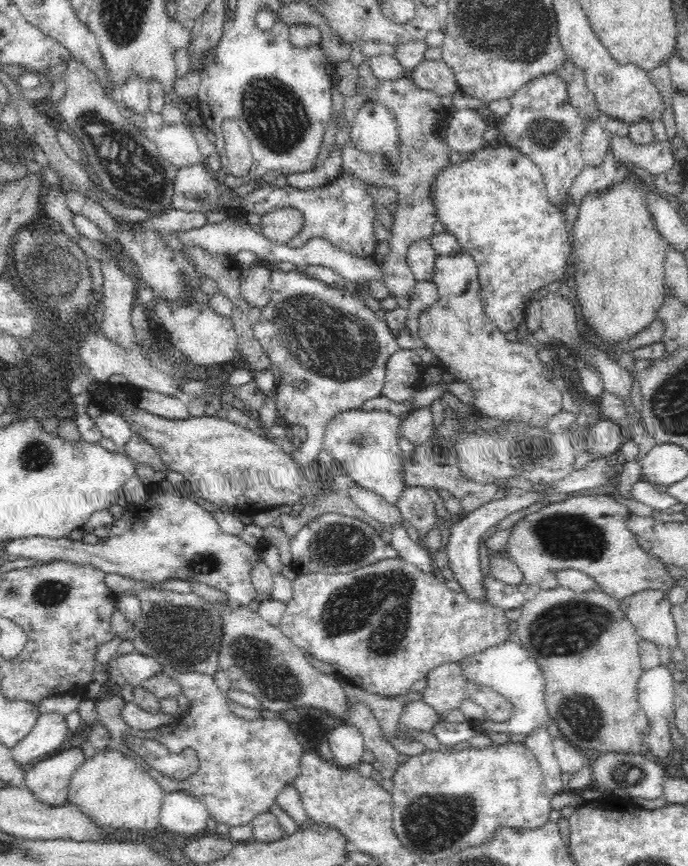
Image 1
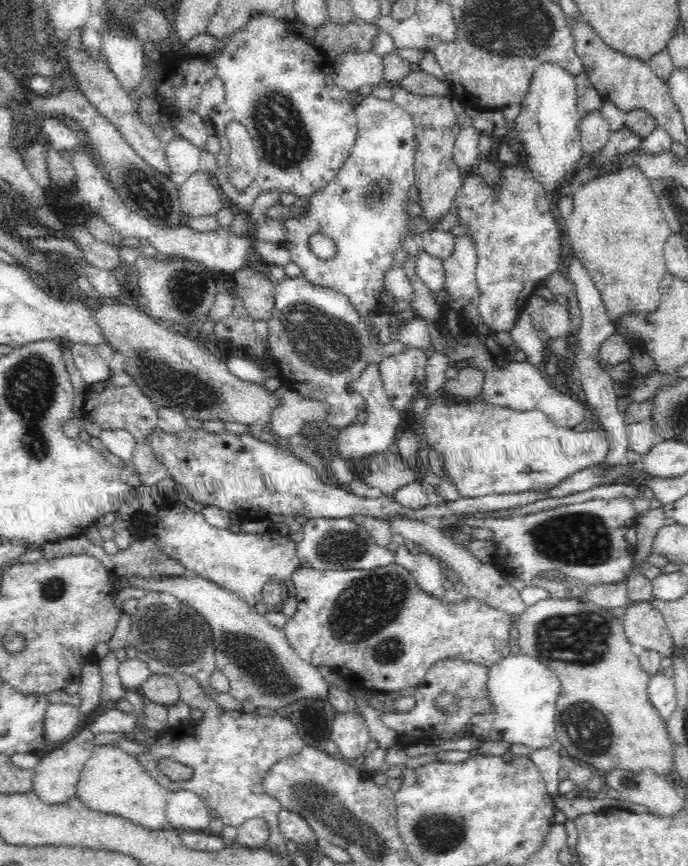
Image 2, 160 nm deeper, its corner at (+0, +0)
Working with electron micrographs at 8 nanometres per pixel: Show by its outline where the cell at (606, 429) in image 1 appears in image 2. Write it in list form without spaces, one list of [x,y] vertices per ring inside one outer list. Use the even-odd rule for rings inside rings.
[[[432,396],[429,399],[429,407],[426,410],[425,417],[423,419],[423,436],[424,436],[424,448],[430,446],[436,451],[440,462],[443,464],[443,471],[446,472],[448,480],[454,483],[459,496],[462,498],[478,498],[478,496],[488,496],[490,494],[516,494],[516,492],[528,492],[528,490],[545,490],[546,488],[552,488],[552,486],[558,486],[564,478],[572,476],[574,472],[580,472],[582,469],[588,468],[592,465],[598,465],[600,462],[606,460],[609,454],[609,446],[607,440],[607,434],[605,430],[597,428],[592,431],[569,428],[558,428],[554,423],[547,419],[547,416],[540,411],[526,411],[518,412],[506,407],[496,407],[490,403],[486,403],[480,399],[469,400],[467,402],[452,402],[450,400],[444,400],[444,397]]]

